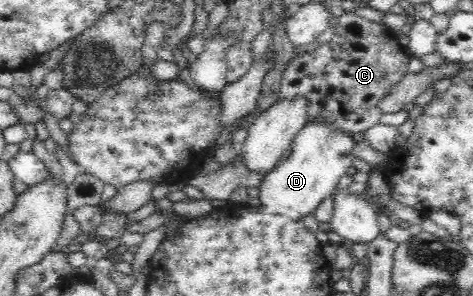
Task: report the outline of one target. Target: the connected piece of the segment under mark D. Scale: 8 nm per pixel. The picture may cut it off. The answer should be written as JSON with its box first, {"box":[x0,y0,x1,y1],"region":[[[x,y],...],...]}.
{"box":[259,120,355,221],"region":[[[330,120],[307,121],[303,128],[297,132],[296,138],[290,145],[291,154],[287,160],[265,176],[259,186],[259,200],[273,215],[281,215],[289,221],[301,220],[303,216],[313,213],[317,206],[331,194],[340,178],[345,176],[347,170],[353,167],[353,149],[355,142],[352,135],[341,133],[334,128]]]}

